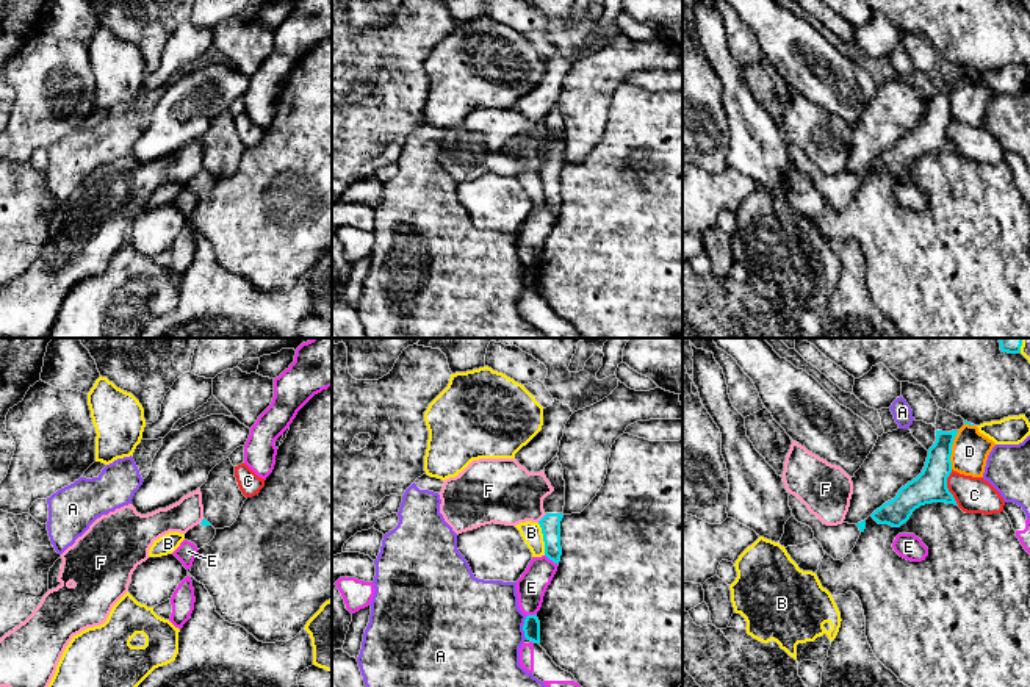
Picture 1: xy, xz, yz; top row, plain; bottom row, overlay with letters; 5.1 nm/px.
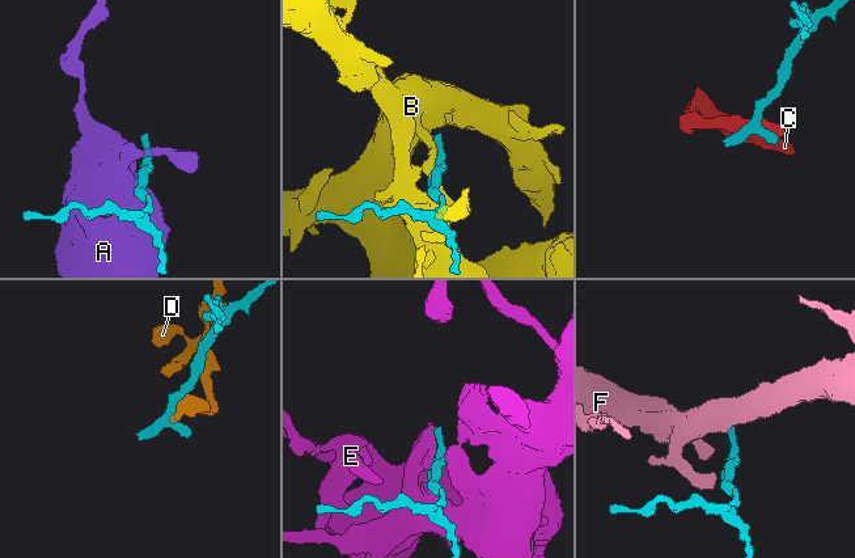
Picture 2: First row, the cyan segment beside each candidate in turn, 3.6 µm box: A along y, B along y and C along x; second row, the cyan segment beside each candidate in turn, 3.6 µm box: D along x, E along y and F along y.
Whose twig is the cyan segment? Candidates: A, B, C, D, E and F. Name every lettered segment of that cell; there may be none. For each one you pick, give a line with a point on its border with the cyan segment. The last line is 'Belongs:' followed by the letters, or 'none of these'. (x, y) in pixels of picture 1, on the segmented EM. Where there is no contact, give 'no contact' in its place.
Belongs: none of these

